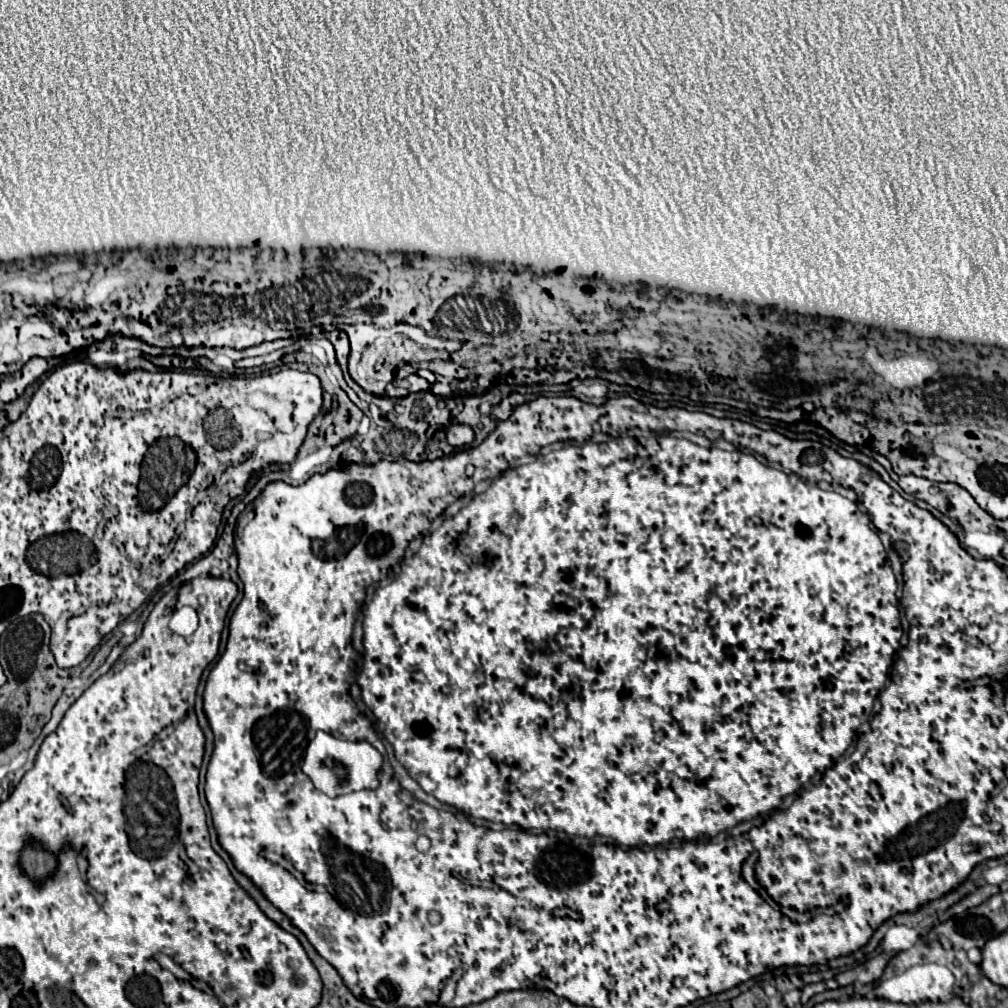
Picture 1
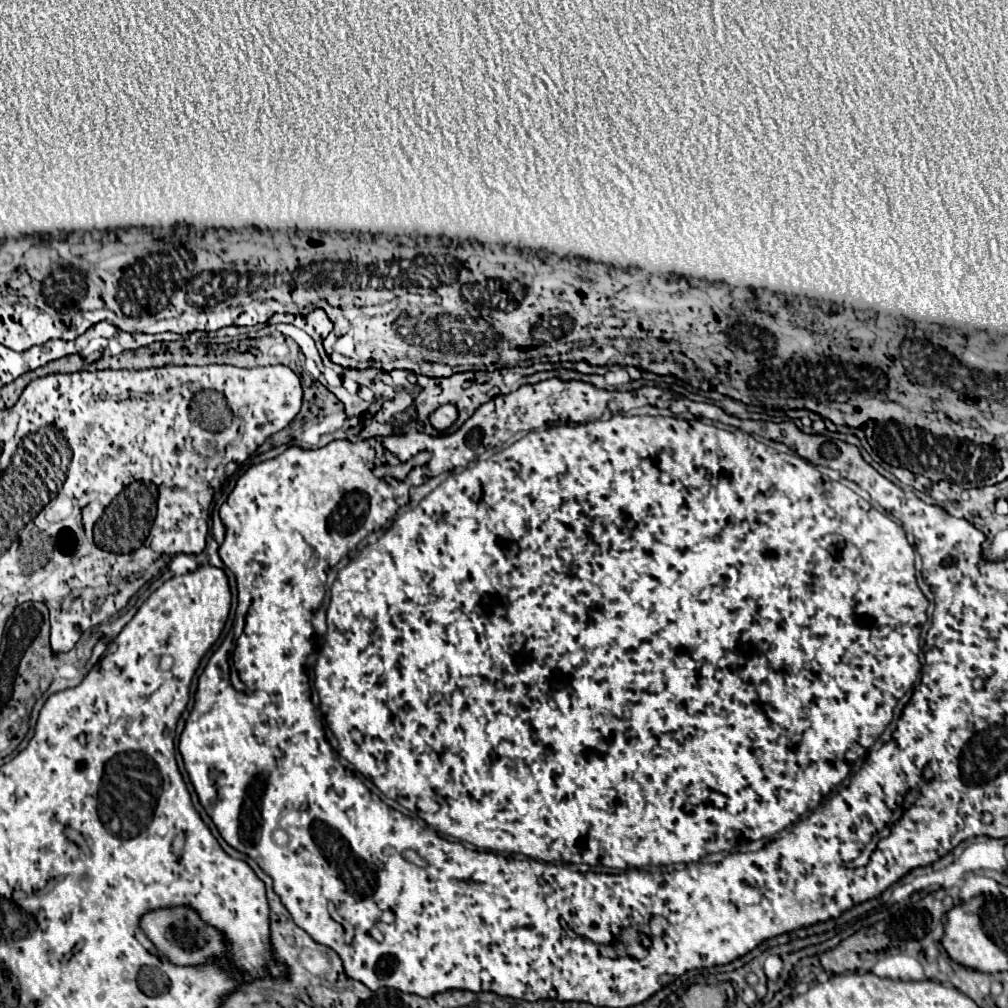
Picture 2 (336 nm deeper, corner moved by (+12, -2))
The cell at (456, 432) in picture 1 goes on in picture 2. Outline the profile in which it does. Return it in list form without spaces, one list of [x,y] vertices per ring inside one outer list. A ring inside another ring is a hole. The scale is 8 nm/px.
[[[444,404],[444,406],[440,406],[438,410],[434,410],[434,412],[430,414],[430,424],[432,424],[438,432],[442,432],[442,430],[450,428],[456,418],[458,418],[456,406],[454,406],[454,404]]]

